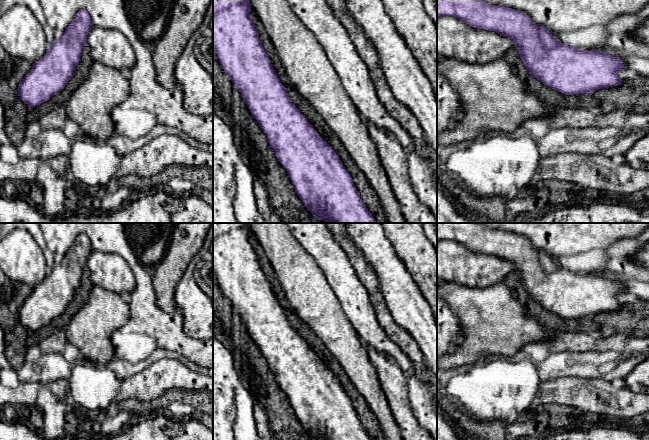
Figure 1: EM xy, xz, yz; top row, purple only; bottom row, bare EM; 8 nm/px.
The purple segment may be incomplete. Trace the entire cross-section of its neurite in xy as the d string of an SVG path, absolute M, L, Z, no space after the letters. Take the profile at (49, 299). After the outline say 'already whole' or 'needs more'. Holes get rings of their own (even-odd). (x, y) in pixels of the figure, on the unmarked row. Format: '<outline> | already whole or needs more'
M80 233L64 258L48 271L40 284L33 287L32 293L18 311L18 320L29 332L34 332L48 325L53 319L64 313L79 288L86 269L87 259L92 251L93 248L89 237L85 233Z | already whole

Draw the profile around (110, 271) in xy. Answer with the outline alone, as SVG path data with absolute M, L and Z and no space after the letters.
M93 250L87 259L86 269L94 286L100 286L125 297L136 286L132 269L118 254Z

